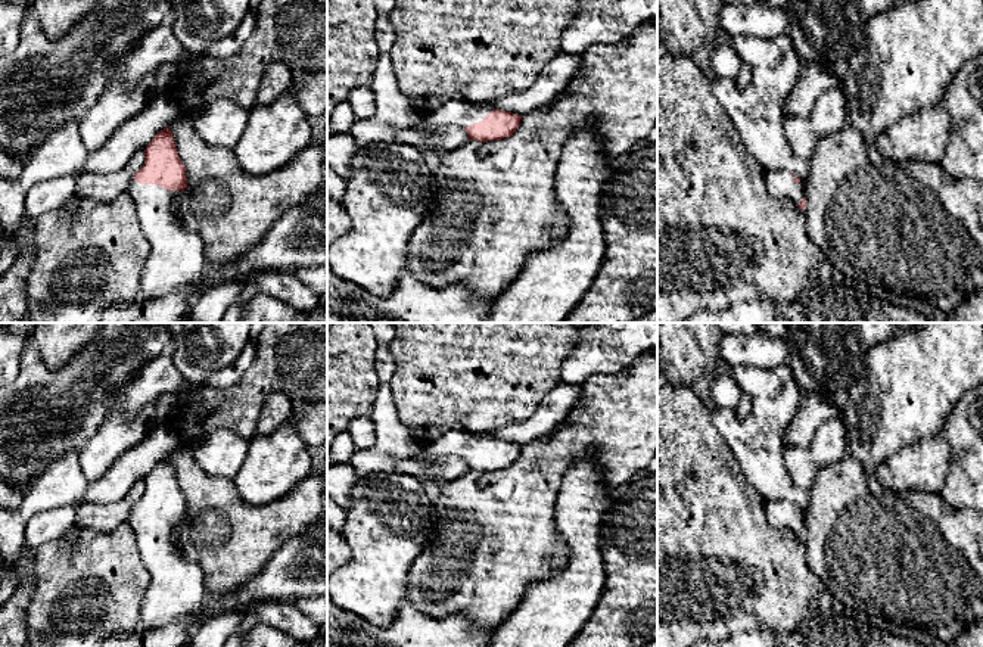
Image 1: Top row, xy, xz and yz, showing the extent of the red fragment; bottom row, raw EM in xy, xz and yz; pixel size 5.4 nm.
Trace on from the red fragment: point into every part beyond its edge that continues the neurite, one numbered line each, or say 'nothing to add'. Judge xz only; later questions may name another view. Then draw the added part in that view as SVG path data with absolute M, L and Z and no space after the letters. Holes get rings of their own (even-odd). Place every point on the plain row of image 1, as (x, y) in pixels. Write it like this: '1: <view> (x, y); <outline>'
1: xz (459, 442); M452 429L424 444L423 451L432 463L432 467L435 467L438 460L445 460L454 455L464 458L473 452L479 452L491 441L492 439L480 438L467 430Z

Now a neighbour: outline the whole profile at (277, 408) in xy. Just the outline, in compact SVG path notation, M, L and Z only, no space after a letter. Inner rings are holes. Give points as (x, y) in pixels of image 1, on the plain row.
M273 394L262 405L256 433L268 435L293 417L293 401L284 394Z

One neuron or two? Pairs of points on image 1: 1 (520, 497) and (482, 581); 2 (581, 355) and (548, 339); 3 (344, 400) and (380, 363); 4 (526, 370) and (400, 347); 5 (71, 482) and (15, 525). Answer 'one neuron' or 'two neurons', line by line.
1: one neuron
2: two neurons
3: two neurons
4: one neuron
5: one neuron

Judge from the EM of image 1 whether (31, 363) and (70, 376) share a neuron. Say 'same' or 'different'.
same

